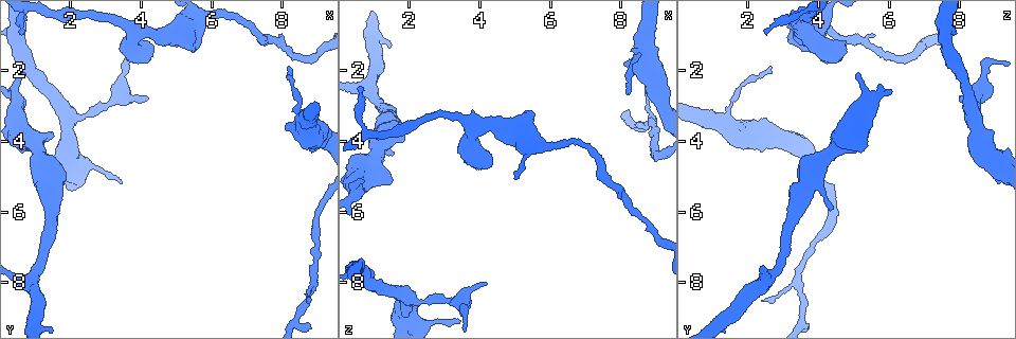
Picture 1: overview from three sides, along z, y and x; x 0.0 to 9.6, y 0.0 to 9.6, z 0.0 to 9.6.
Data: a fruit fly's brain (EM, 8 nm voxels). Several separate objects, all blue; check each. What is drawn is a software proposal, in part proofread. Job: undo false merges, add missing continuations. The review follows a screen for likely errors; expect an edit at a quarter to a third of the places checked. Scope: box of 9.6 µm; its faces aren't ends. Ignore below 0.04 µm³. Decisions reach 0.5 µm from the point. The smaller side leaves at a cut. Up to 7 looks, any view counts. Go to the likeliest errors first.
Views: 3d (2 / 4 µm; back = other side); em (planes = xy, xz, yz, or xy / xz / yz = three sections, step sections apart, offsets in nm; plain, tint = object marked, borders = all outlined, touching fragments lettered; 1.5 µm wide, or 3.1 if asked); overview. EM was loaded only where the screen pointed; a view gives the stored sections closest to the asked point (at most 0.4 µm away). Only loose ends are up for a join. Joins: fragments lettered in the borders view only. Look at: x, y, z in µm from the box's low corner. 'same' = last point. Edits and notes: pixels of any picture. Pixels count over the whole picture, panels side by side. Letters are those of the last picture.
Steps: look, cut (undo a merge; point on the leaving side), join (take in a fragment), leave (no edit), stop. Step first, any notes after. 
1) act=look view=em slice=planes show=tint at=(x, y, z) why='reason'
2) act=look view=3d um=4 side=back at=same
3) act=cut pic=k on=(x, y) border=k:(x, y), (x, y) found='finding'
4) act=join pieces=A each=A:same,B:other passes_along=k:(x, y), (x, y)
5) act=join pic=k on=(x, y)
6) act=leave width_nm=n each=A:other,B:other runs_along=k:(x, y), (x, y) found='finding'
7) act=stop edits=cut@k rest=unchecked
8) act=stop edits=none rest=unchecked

act=look view=em slice=yz step=4 show=borders at=(8.15, 1.90, 2.65) why='an open end'

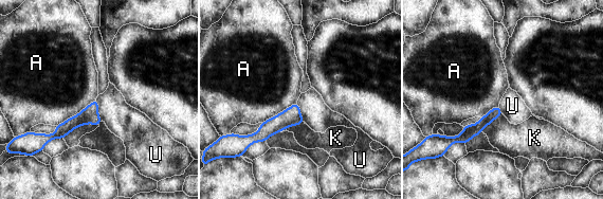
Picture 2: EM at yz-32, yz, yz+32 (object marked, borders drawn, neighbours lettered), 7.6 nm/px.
act=look view=em slice=planes show=borders at=same why='another direction'

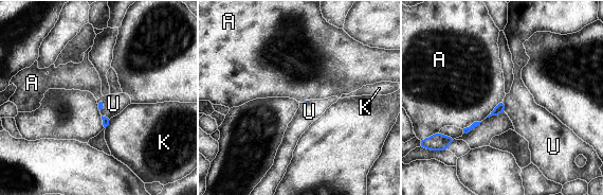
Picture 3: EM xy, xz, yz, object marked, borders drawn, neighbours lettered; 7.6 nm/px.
act=leave longest_contact=A:200nm each=A:other,K:other,U:other border=3:(503, 101), (505, 104), (504, 110) found='none of them fits'

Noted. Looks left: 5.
act=look view=em slice=planes show=borders at=(4.15, 2.75, 8.05) why='thin end'

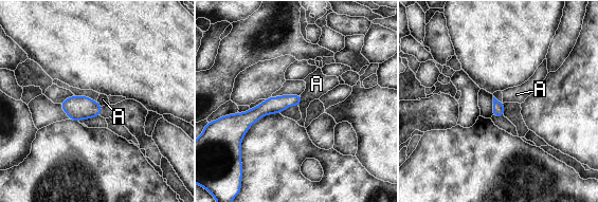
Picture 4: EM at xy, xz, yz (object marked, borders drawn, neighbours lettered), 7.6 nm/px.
act=leave each=A:other found='no lettered fragment goes on from it'

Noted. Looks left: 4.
act=look view=3d um=4 at=(0.70, 2.10, 5.05) why='branch stops here'

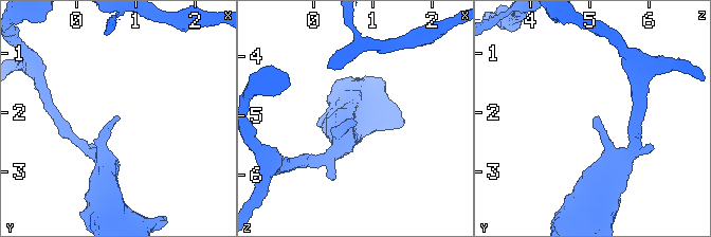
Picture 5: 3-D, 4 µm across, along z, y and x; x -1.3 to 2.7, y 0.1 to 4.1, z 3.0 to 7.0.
act=look view=em slice=planes show=borders at=(0.70, 2.10, 5.10) why='shape alone is not enough'

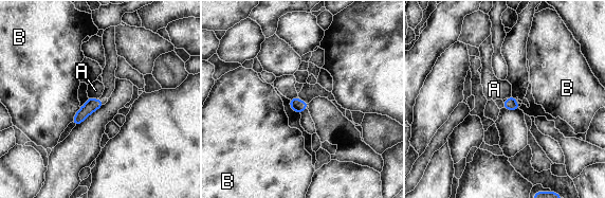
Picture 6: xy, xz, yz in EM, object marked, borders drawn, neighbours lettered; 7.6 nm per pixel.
act=leave longest_contact=B:130nm each=A:other,B:other border=6:(88, 96), (96, 100) found='no lettered fragment goes on from it'

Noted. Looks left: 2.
act=stop edits=none rest=unchecked

